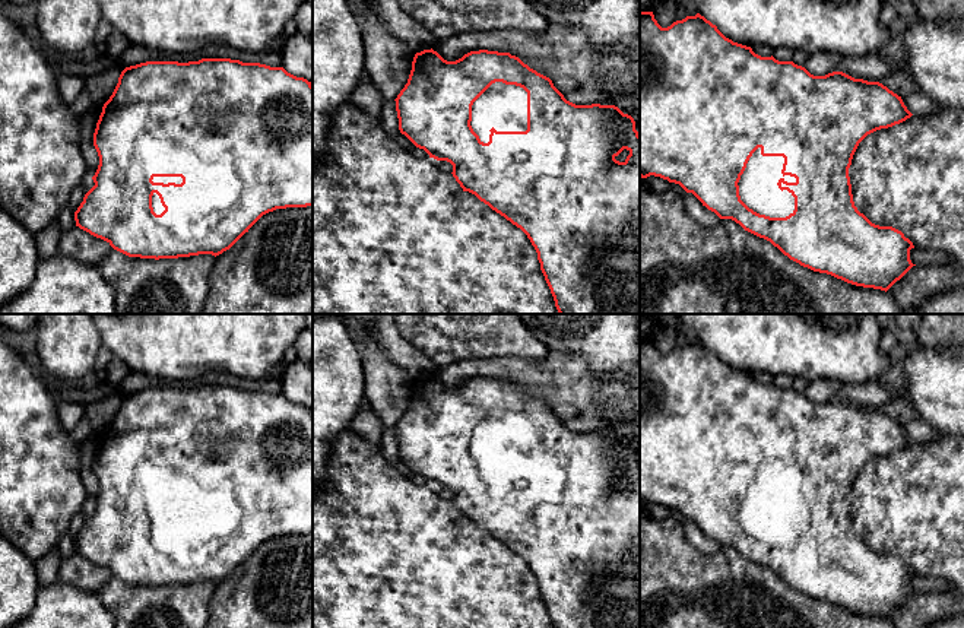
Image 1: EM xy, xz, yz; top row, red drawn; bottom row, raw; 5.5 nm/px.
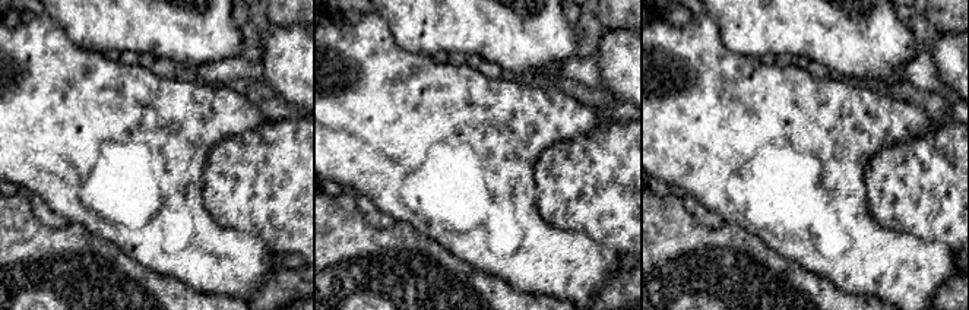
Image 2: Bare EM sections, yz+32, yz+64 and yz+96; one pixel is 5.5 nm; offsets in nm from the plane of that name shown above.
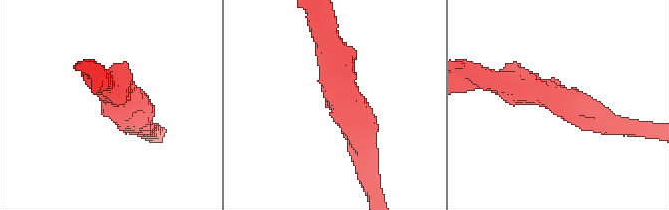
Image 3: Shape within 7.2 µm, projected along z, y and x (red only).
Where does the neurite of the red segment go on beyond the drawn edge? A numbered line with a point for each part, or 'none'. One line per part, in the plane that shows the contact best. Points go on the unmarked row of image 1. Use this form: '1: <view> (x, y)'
1: yz (758, 517)

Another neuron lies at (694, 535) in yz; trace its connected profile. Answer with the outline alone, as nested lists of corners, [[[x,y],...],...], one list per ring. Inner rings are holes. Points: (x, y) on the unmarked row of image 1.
[[[692,520],[684,521],[684,535],[691,546],[701,554],[716,554],[720,545],[708,537]]]

